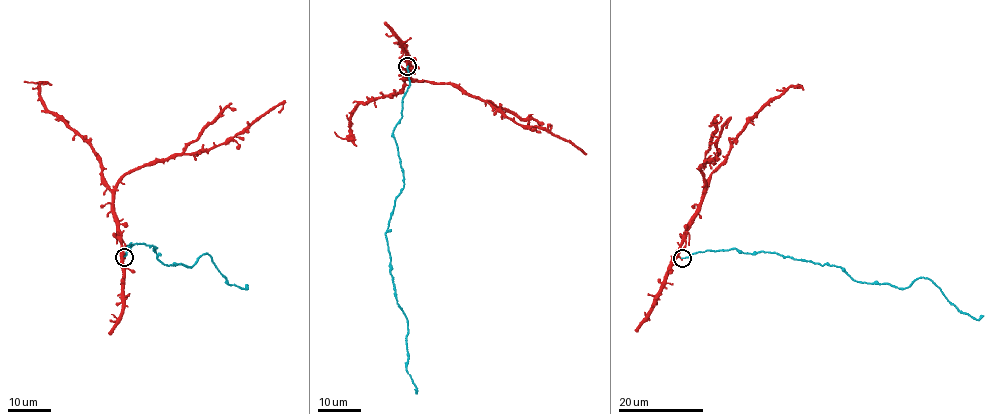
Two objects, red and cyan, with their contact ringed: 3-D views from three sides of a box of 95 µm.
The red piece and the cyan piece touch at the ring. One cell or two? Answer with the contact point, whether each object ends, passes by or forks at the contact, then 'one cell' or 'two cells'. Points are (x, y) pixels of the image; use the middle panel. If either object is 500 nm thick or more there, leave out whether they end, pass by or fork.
(407, 66) | red ends | cyan ends | two cells

